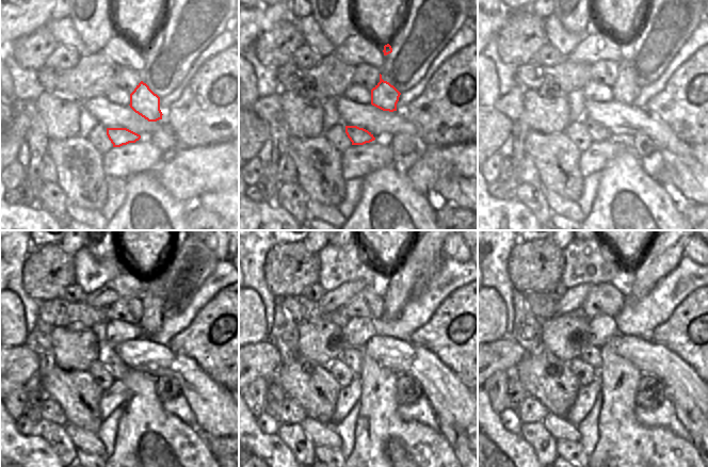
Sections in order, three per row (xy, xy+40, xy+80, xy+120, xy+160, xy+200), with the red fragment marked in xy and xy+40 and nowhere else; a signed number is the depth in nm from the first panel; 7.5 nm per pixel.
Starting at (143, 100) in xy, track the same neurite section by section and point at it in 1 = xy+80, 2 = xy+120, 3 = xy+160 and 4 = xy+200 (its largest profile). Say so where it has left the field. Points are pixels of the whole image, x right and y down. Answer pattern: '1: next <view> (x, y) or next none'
1: next xy+80 (625, 90)
2: next xy+120 (153, 317)
3: next xy+160 (395, 293)
4: next xy+200 (664, 252)

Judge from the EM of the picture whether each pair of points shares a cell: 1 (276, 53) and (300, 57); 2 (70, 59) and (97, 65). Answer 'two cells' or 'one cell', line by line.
1: two cells
2: two cells

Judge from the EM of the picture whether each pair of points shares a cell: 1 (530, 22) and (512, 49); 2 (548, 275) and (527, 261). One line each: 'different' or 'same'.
1: same
2: same

